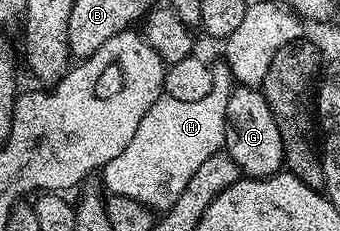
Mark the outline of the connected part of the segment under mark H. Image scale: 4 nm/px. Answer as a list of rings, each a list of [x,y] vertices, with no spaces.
[[[225,63],[213,66],[214,82],[212,91],[204,95],[204,99],[196,99],[196,103],[184,103],[180,99],[172,99],[168,96],[159,97],[156,103],[140,119],[140,127],[136,127],[136,135],[132,135],[132,143],[112,159],[100,170],[100,178],[106,184],[106,193],[115,197],[131,197],[134,201],[139,201],[154,211],[165,211],[171,209],[180,199],[180,191],[188,187],[188,179],[196,175],[196,170],[200,168],[200,163],[208,160],[208,155],[219,152],[226,143],[226,108],[232,88],[232,78],[230,67]]]

